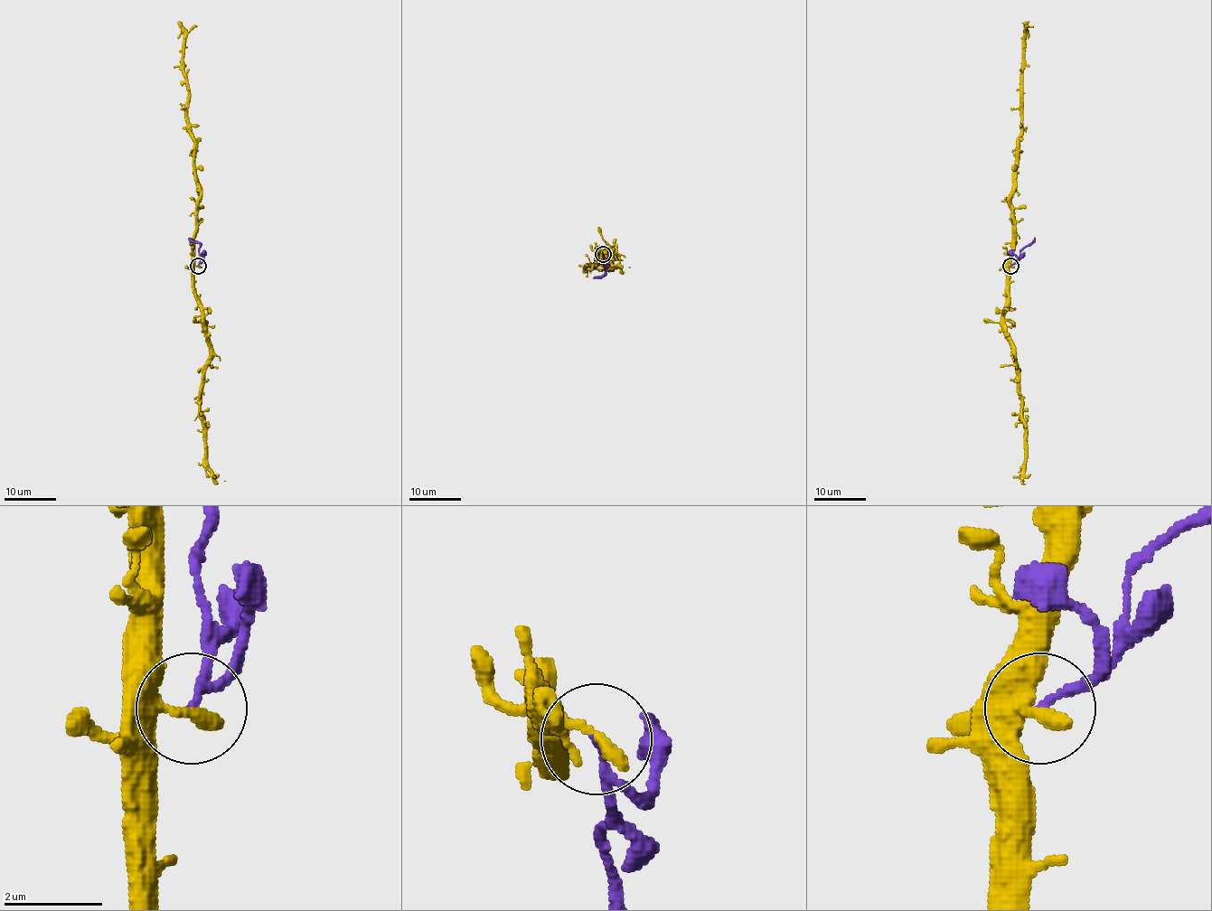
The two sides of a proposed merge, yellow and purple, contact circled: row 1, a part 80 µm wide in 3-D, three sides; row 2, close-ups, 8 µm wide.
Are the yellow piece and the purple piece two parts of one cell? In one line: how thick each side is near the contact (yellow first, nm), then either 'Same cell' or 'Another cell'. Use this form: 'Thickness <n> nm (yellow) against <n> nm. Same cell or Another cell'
Thickness 360 nm (yellow) against 170 nm. Another cell

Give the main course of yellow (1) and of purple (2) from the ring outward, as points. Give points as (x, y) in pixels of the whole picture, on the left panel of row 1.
1: (198, 266), (194, 264), (194, 230), (200, 185), (194, 165), (194, 138), (188, 120), (183, 38), (197, 26)
2: (198, 266), (200, 245), (188, 239)

